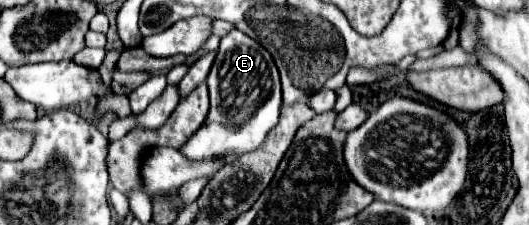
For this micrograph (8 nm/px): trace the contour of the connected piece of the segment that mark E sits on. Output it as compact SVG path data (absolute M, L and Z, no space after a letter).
M231 30L221 38L215 64L207 76L211 110L205 126L181 148L189 160L203 160L225 154L245 154L255 150L277 124L281 110L281 82L271 54L247 34Z

